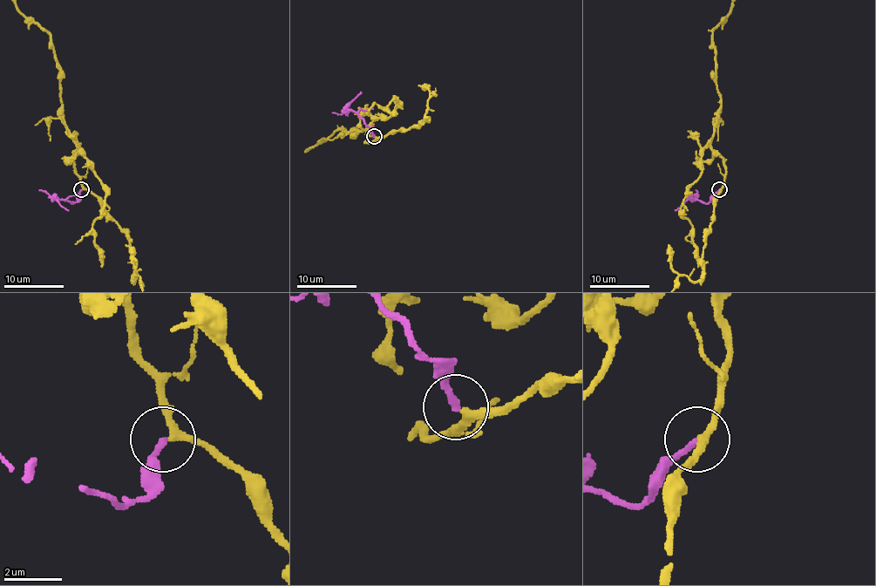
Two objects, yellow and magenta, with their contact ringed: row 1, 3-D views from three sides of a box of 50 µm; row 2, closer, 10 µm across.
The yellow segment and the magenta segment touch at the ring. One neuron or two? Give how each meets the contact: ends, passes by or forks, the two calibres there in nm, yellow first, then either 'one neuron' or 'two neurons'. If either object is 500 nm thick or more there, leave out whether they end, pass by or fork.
yellow passes by | magenta ends | 240/200 nm | one neuron

